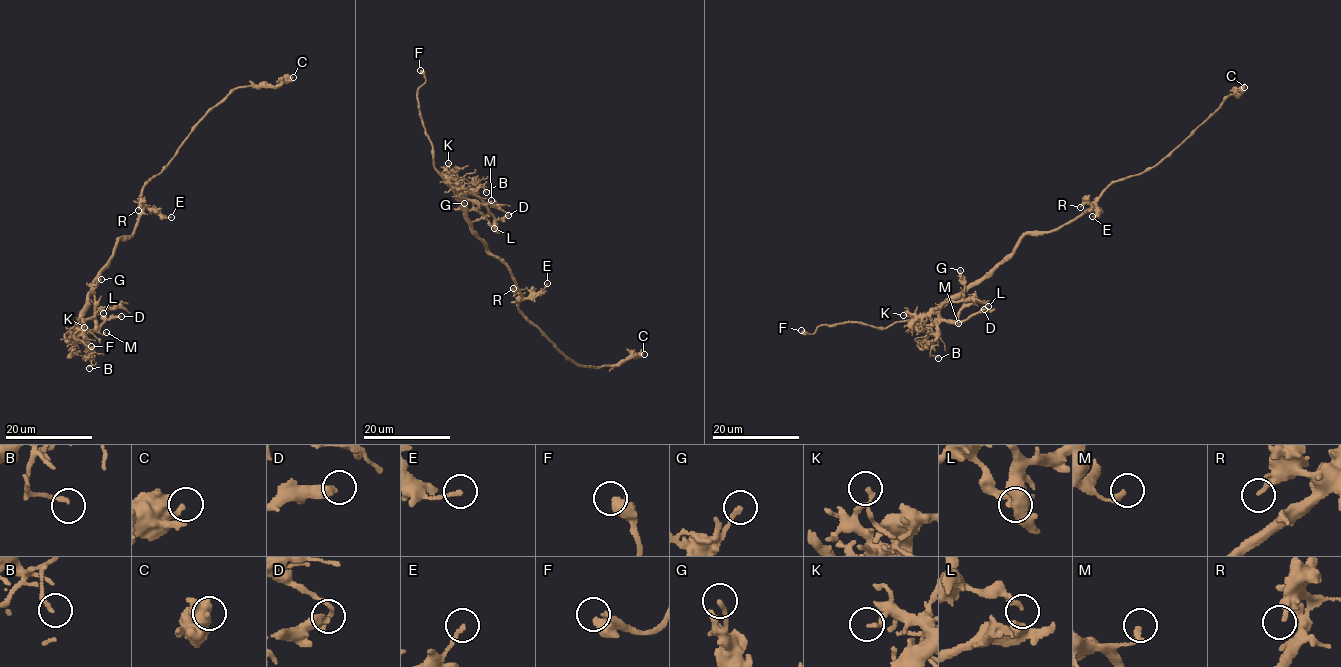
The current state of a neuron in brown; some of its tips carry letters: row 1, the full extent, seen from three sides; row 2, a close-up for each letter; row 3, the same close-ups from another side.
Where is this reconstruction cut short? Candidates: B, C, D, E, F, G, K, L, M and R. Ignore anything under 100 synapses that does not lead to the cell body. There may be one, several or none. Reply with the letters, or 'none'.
F

